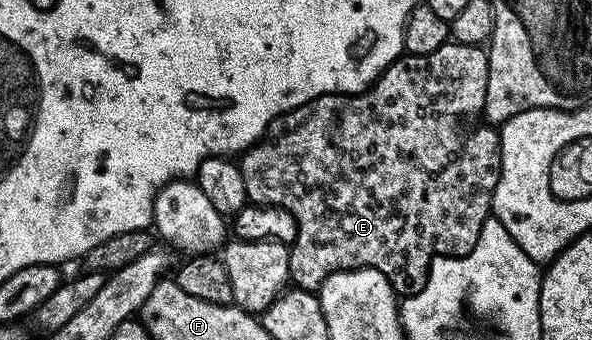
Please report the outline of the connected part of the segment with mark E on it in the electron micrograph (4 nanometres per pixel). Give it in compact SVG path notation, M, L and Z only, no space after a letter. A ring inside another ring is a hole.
M449 41L441 49L433 49L428 55L408 55L395 59L383 70L379 78L365 91L357 95L318 95L313 101L292 111L284 111L267 127L267 134L259 142L248 147L238 156L241 177L245 181L245 193L252 204L260 207L284 207L299 226L294 243L290 244L291 283L300 291L318 292L319 286L338 271L352 271L358 267L372 267L391 282L391 288L400 296L415 295L423 288L433 262L441 255L467 255L477 245L482 226L492 214L491 202L501 173L501 145L499 131L494 126L482 125L472 131L463 128L463 119L478 116L485 105L485 89L489 85L489 61L482 46L474 47Z

